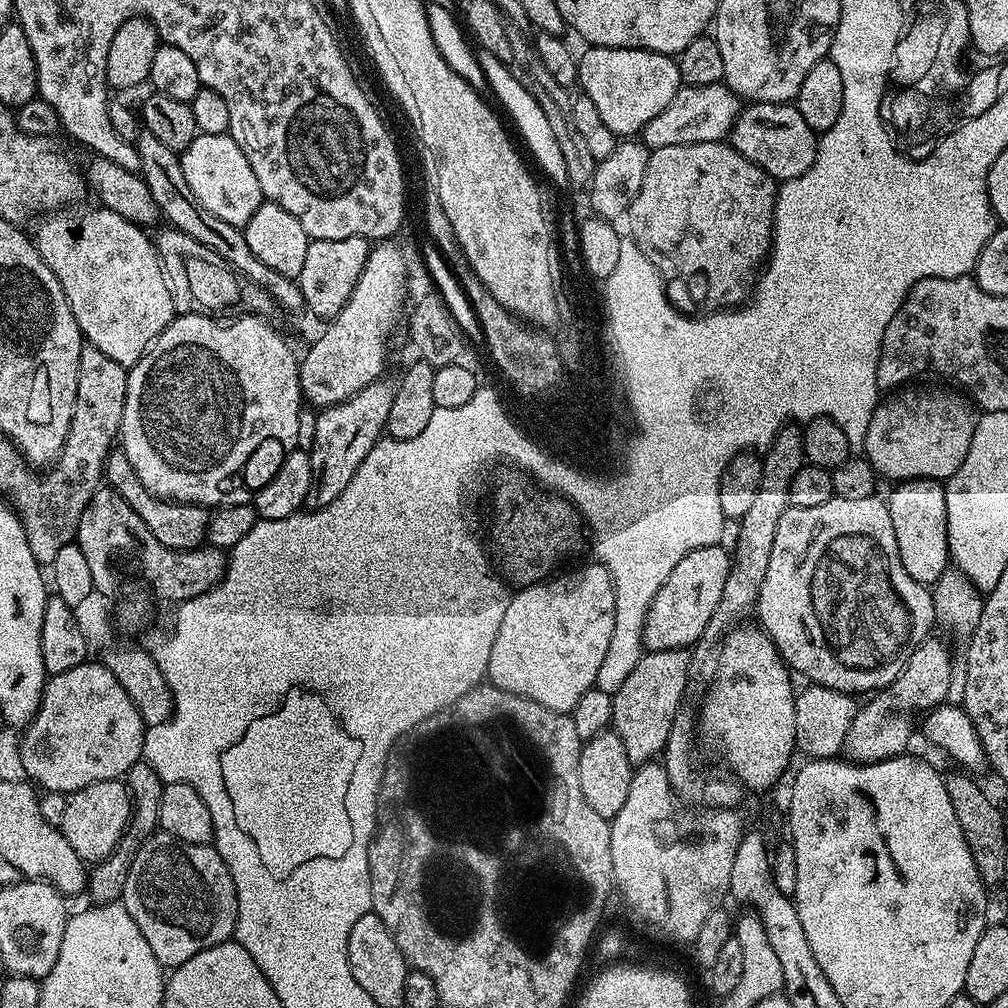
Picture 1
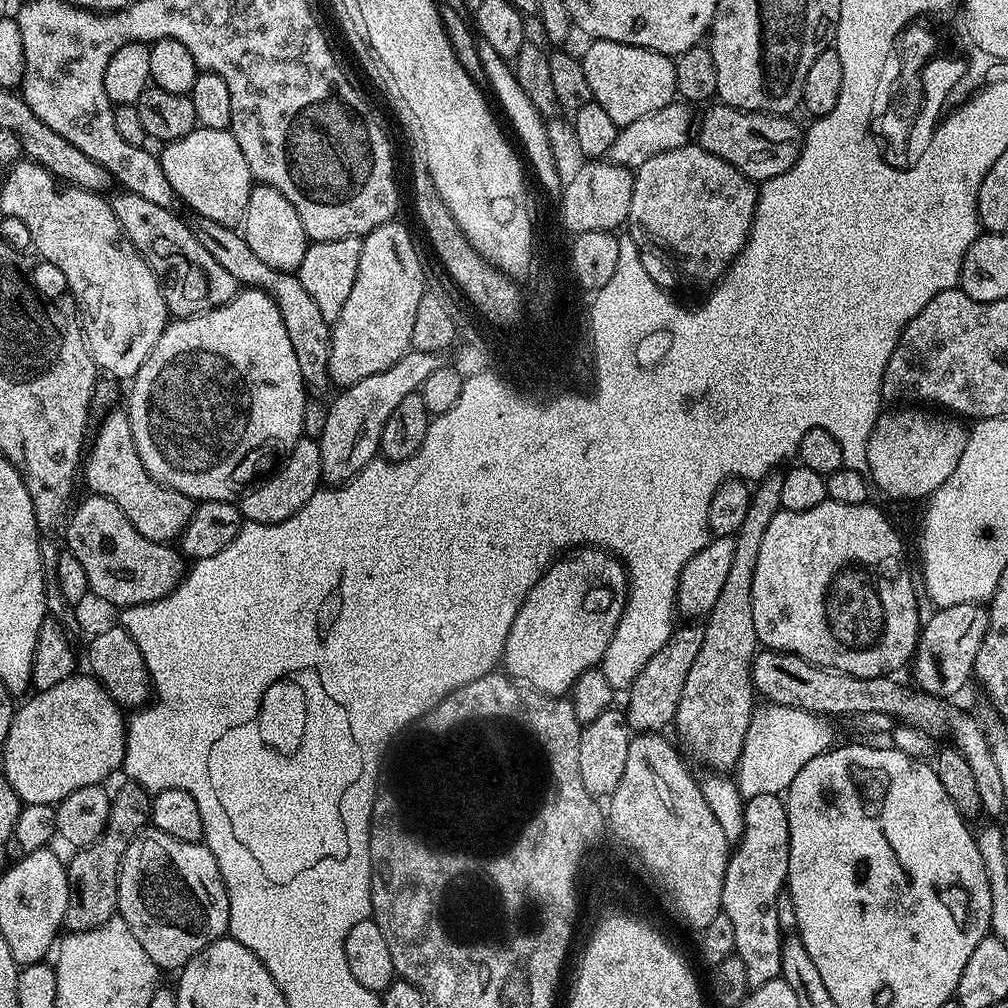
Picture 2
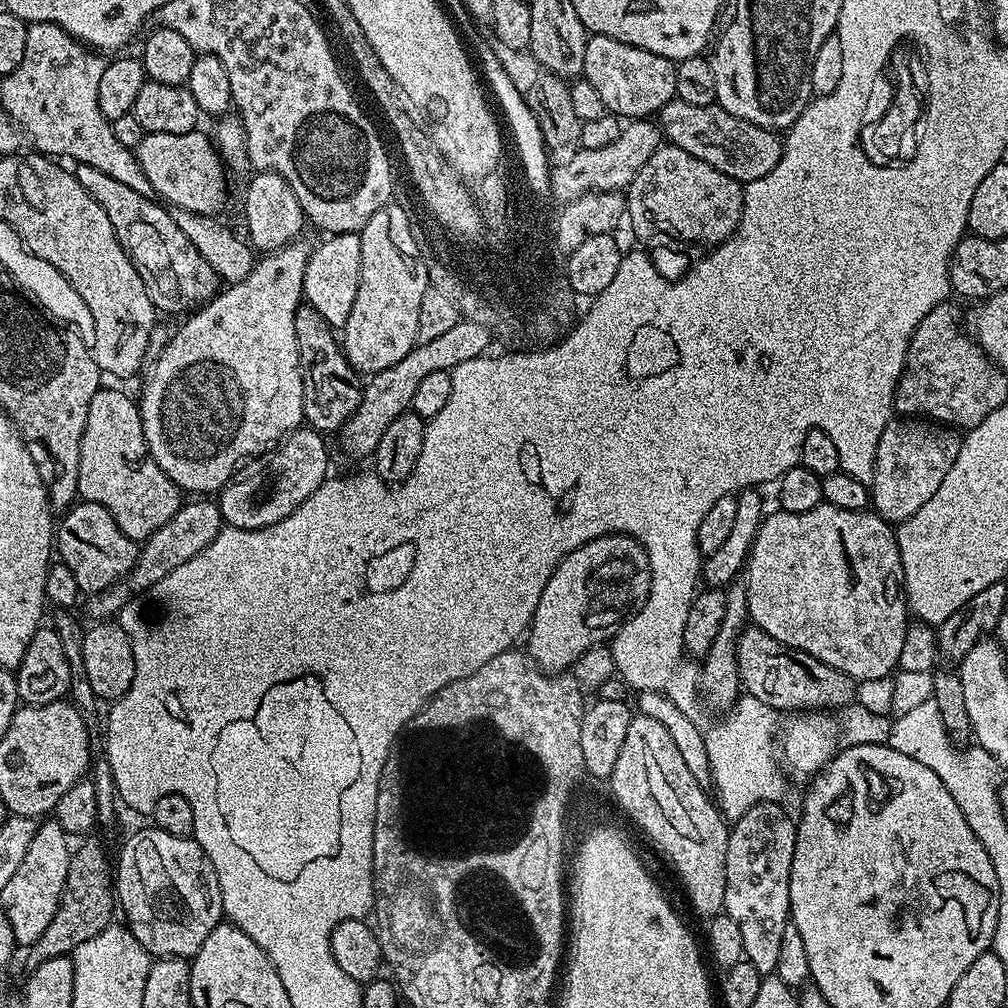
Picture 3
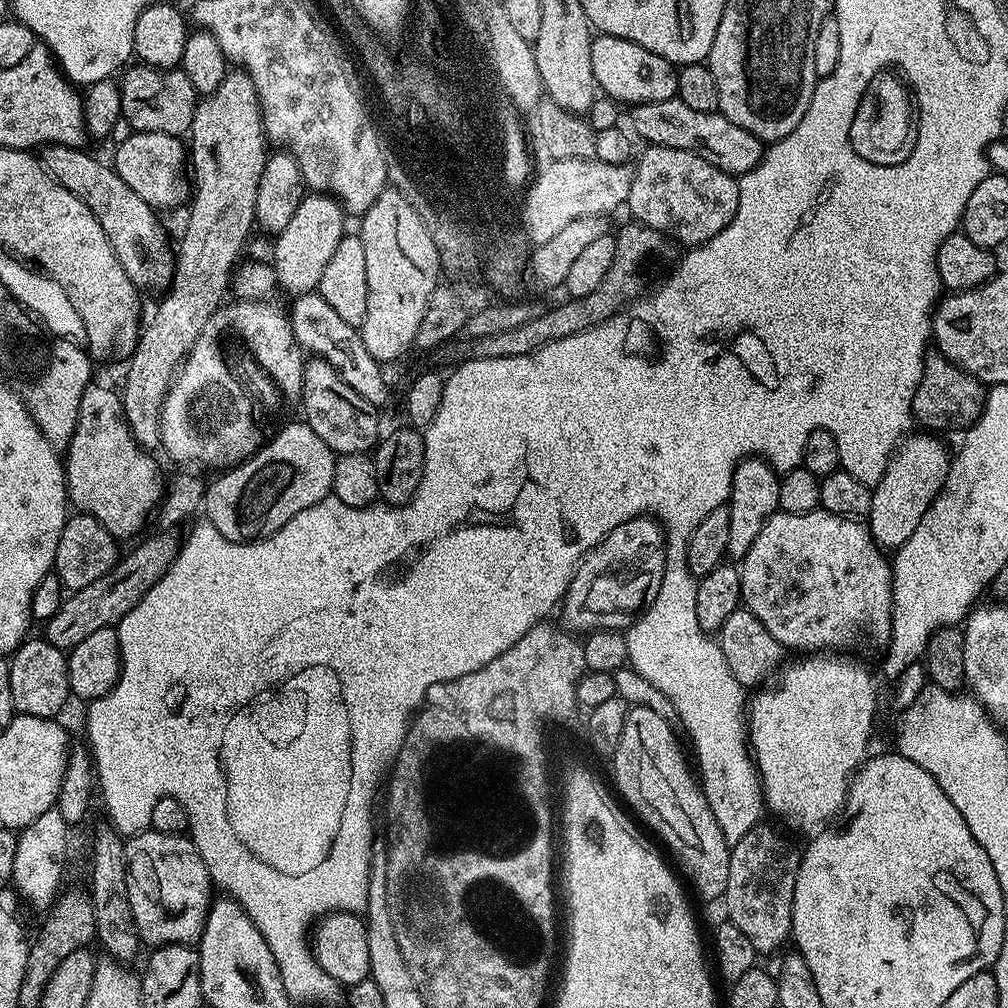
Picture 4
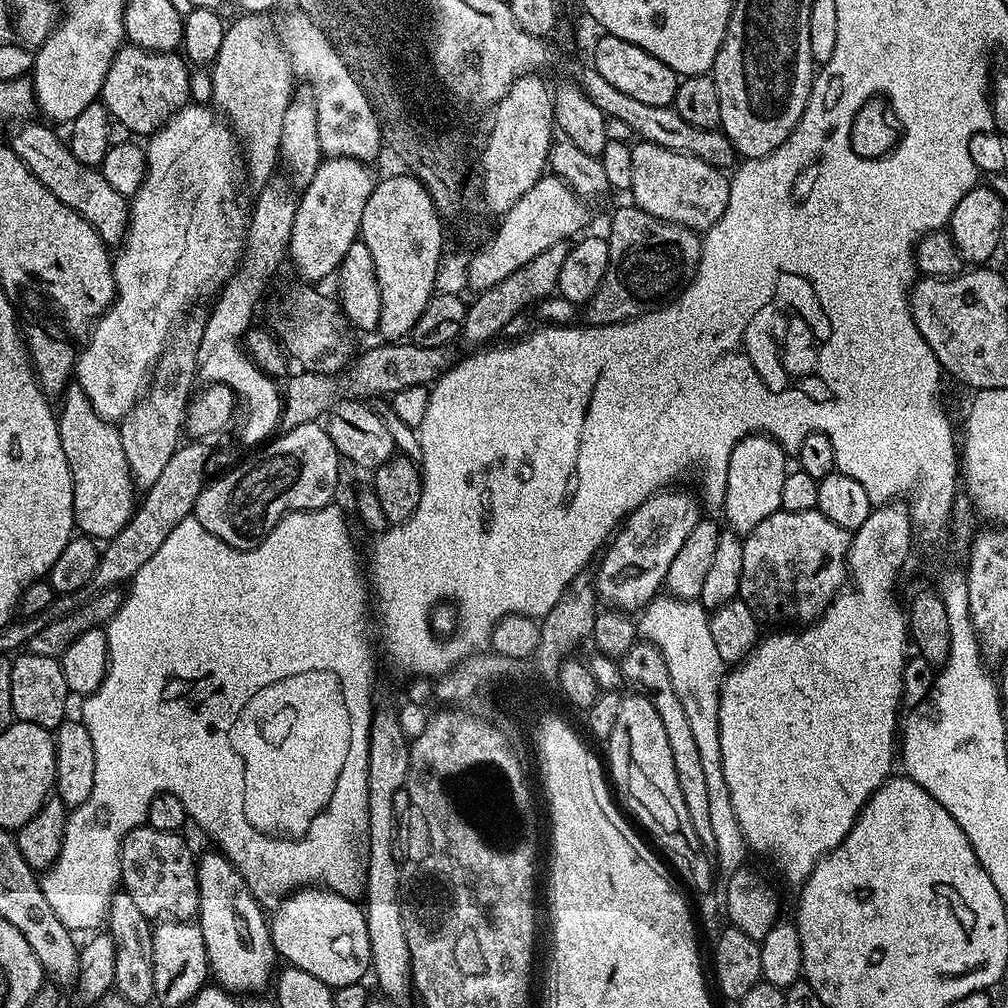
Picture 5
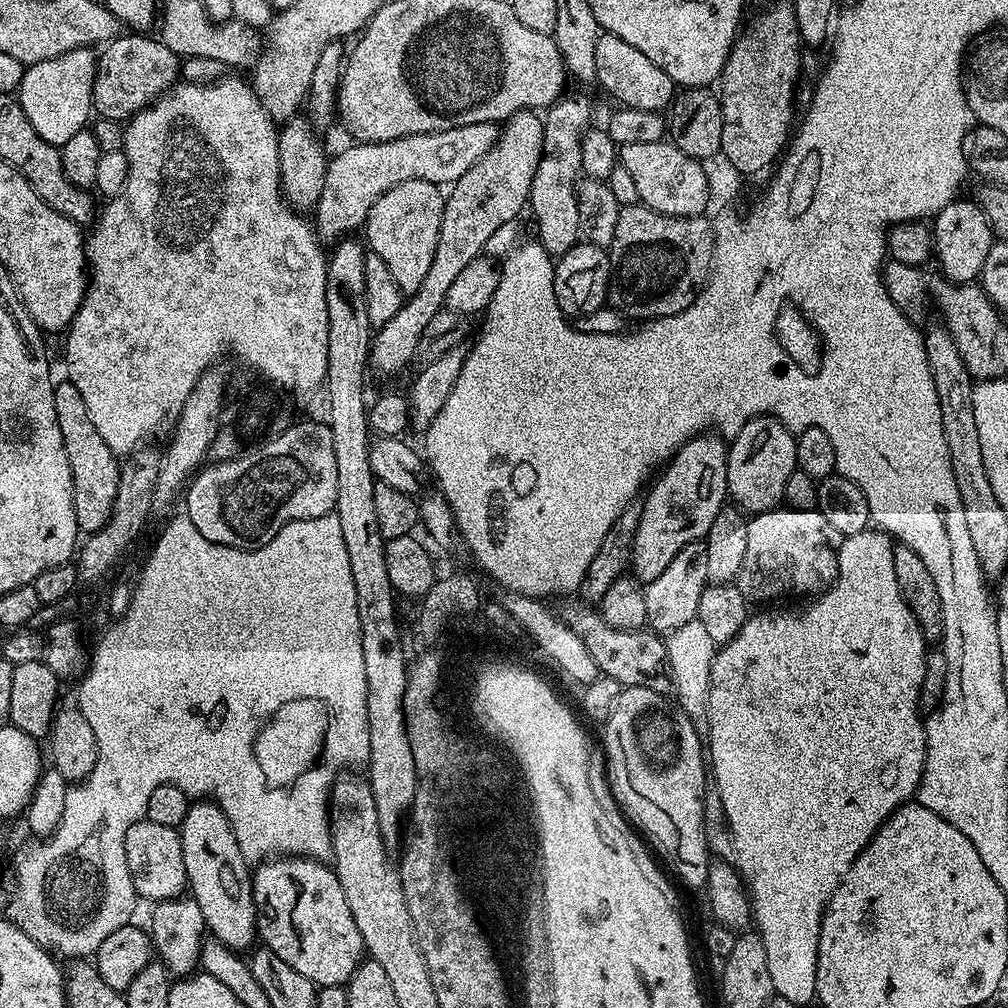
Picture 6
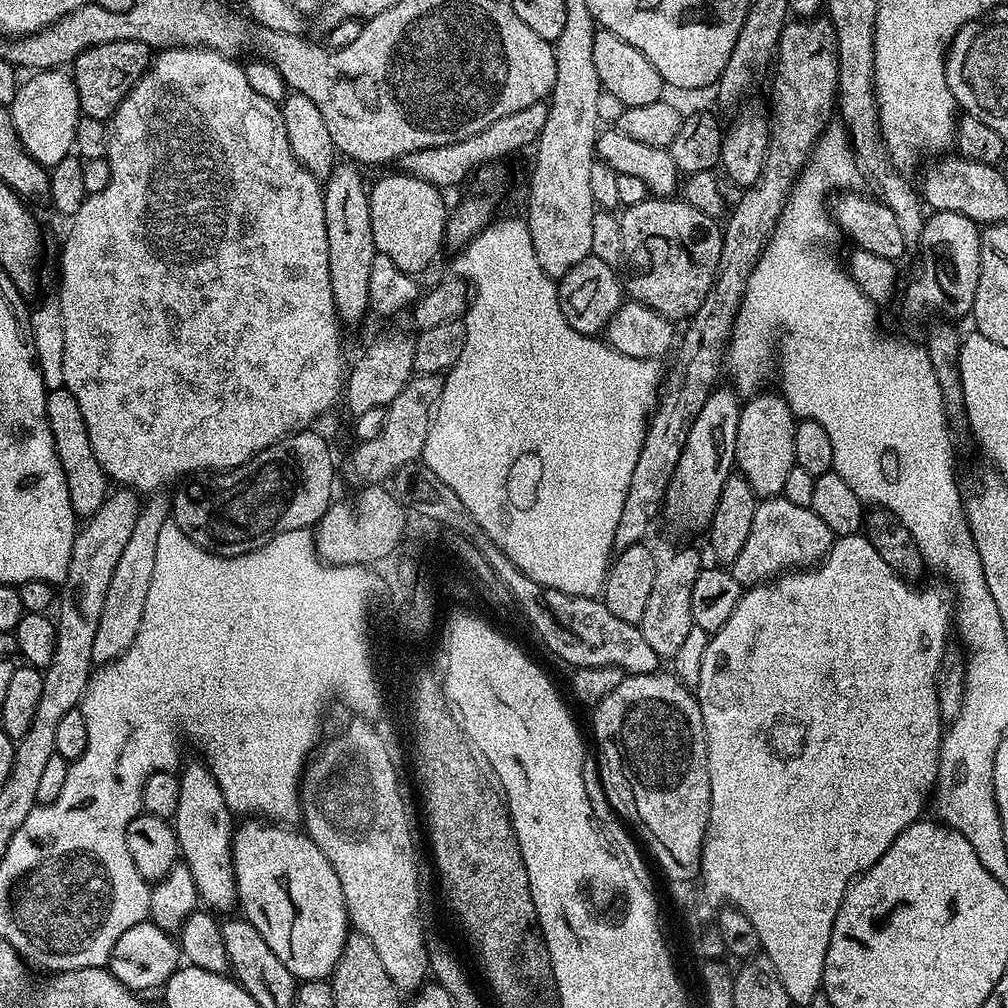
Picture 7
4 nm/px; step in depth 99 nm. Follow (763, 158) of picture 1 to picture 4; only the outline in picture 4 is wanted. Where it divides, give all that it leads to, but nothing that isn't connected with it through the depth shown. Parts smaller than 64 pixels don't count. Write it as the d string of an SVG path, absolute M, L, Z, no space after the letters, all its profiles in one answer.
M679 98L663 100L662 102L650 102L649 104L637 104L631 109L632 128L631 131L637 137L641 136L645 145L666 146L678 150L690 150L698 154L698 158L706 158L710 166L718 166L718 170L729 172L737 178L744 175L760 161L762 155L762 142L756 136L740 126L734 126L721 116L719 111L698 112L690 110L686 102Z

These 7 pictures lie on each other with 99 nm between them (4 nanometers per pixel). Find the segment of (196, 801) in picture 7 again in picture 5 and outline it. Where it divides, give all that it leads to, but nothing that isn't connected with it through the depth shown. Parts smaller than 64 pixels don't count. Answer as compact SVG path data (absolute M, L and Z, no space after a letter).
M211 850L199 857L196 866L198 890L200 891L200 911L198 923L202 930L202 938L206 942L206 954L211 975L216 976L215 983L229 994L260 994L264 987L271 985L274 980L274 969L278 964L276 947L272 944L272 930L262 909L261 901L246 886L242 874L238 874L235 866L218 850Z

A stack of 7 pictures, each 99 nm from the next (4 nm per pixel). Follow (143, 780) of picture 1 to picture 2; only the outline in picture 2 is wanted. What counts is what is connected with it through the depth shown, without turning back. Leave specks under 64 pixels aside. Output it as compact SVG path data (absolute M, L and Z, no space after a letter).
M123 781L123 785L111 797L111 810L102 835L90 847L79 849L67 863L69 900L64 915L65 927L71 932L85 932L95 926L104 925L113 919L119 911L118 882L120 881L121 860L129 849L130 842L147 827L151 817L151 797L136 781Z

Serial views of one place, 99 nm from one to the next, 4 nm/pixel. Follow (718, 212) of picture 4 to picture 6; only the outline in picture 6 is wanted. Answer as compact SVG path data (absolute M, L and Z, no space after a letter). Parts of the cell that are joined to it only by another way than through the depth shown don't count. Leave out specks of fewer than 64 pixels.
M663 139L654 142L622 144L618 148L618 163L626 166L640 195L639 203L667 216L702 216L710 203L706 173L701 161L682 154L676 145Z

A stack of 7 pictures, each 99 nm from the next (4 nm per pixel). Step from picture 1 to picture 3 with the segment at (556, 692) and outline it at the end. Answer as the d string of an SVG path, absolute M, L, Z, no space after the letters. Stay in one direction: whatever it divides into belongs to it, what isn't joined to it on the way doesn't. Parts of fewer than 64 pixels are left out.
M609 534L575 548L569 556L550 574L546 590L538 598L538 606L532 615L531 625L526 633L526 651L537 668L548 674L560 674L571 669L582 654L586 654L596 644L604 644L606 638L600 632L612 632L624 619L639 612L648 601L652 571L646 558L646 550L632 536Z

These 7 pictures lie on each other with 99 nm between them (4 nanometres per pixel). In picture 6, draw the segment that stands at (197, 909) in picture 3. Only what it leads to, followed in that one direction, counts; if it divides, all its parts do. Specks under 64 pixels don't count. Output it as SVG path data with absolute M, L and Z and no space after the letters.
M142 819L134 822L130 830L126 830L126 866L130 866L130 878L134 882L134 890L141 901L159 902L174 900L185 895L188 888L186 878L186 862L182 862L182 842L177 829L170 826L158 826L158 822Z

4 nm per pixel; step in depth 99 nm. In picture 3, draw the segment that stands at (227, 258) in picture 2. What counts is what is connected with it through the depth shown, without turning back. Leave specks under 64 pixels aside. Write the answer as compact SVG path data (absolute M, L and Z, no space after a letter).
M307 302L301 303L294 318L294 334L298 338L300 373L304 383L304 419L307 427L321 433L339 433L340 427L358 410L362 380L344 356L337 333Z

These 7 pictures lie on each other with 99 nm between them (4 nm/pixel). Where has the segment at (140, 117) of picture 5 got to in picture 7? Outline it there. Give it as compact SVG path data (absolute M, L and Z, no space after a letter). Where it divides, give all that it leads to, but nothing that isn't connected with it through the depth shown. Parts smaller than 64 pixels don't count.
M106 42L78 54L70 65L70 75L76 84L81 113L107 121L149 66L150 49L142 42Z

